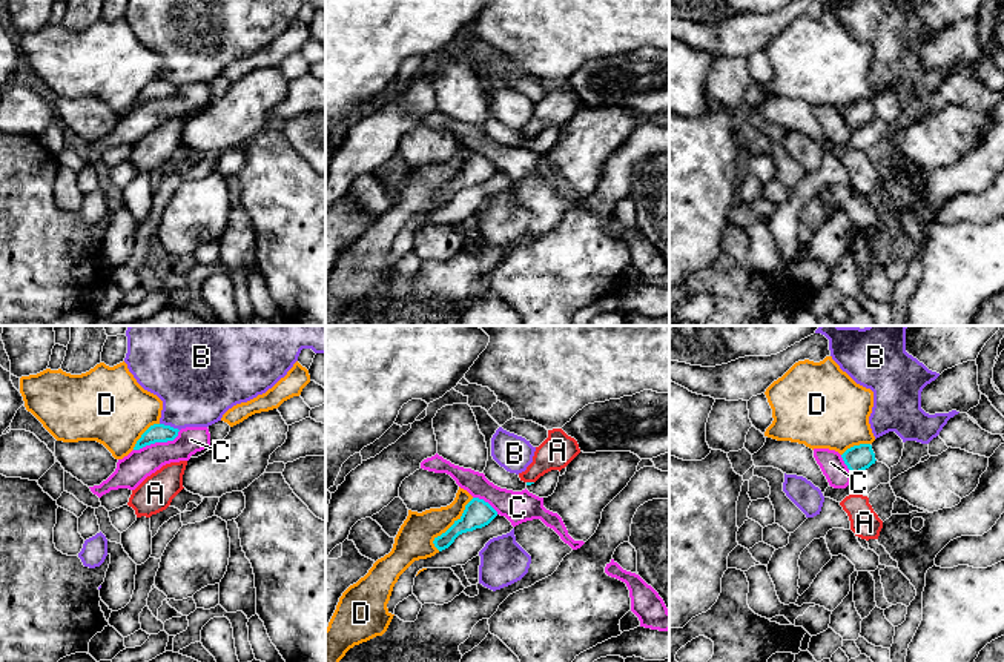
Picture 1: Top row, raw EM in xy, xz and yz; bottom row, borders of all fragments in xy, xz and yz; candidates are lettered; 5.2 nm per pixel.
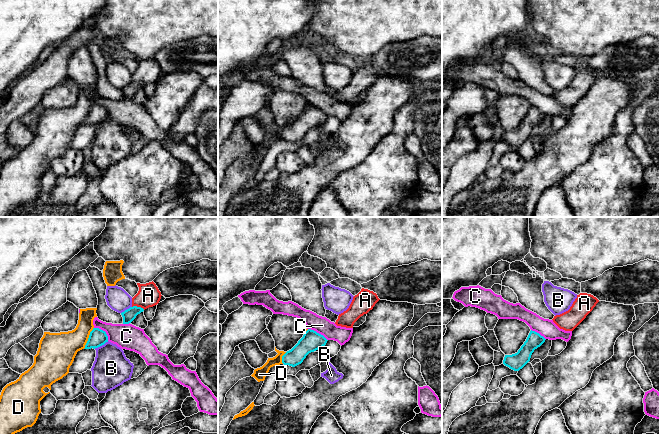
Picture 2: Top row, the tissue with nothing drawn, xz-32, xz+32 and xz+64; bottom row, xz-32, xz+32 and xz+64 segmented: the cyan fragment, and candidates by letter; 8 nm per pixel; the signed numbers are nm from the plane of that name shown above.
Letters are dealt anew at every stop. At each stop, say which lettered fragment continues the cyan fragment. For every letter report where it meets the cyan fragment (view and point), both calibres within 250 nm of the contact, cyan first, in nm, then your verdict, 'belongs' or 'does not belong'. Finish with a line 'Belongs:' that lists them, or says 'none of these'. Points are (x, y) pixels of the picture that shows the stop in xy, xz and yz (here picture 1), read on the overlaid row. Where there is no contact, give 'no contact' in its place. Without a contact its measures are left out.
A: meets cyan in xz at (530, 483); 20 nm thick on the cyan side, 180 nm on the other; does not belong
B: meets cyan in xy at (169, 426); 100 nm thick on the cyan side, 400 nm on the other; does not belong
C: meets cyan in xy at (157, 441); 100 nm thick on the cyan side, 160 nm on the other; does not belong
D: meets cyan in xz at (452, 526); 150 nm thick on the cyan side, 190 nm on the other; does not belong
Belongs: none of these

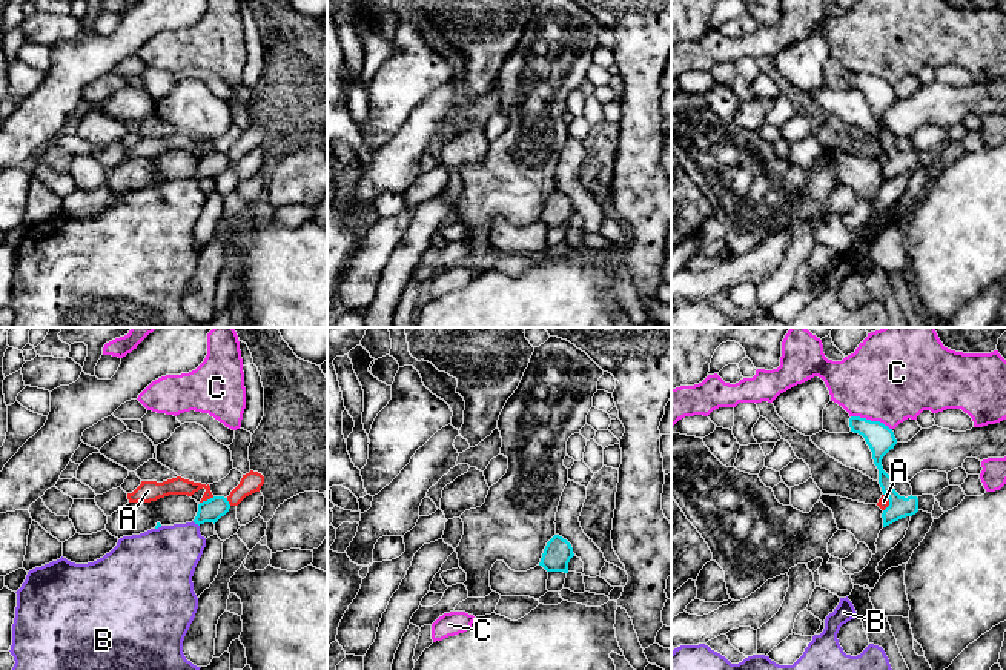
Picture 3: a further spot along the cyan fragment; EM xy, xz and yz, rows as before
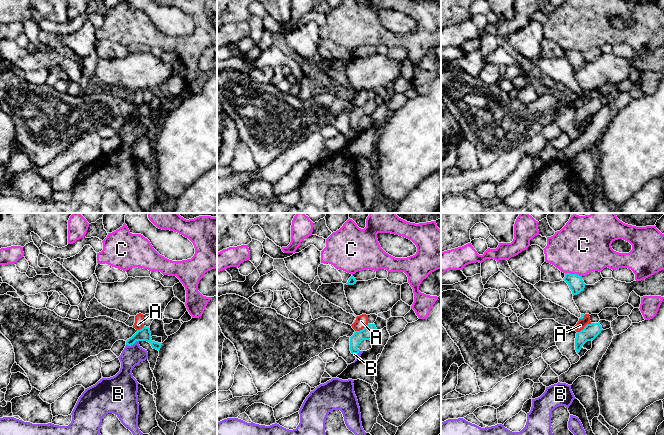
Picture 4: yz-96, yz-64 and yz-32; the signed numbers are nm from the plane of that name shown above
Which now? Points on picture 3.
A: meets cyan in xy at (208, 500); 120 nm thick on the cyan side, 100 nm on the other; does not belong
B: meets cyan in xy at (195, 523); 120 nm thick on the cyan side, 320 nm on the other; does not belong
C: meets cyan in yz at (870, 420); 150 nm thick on the cyan side, 460 nm on the other; does not belong
Belongs: none of these

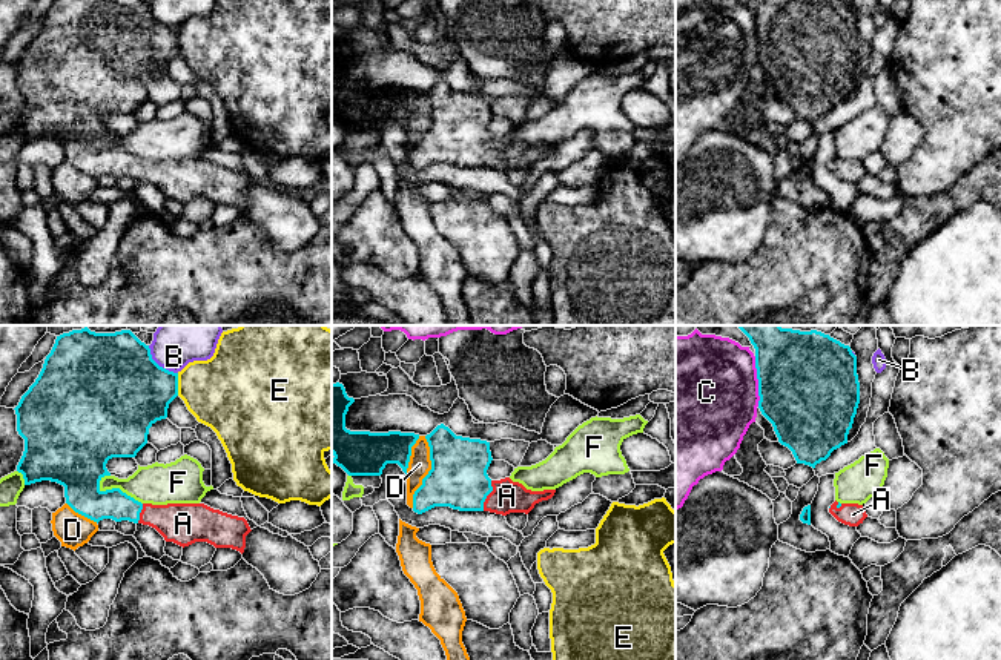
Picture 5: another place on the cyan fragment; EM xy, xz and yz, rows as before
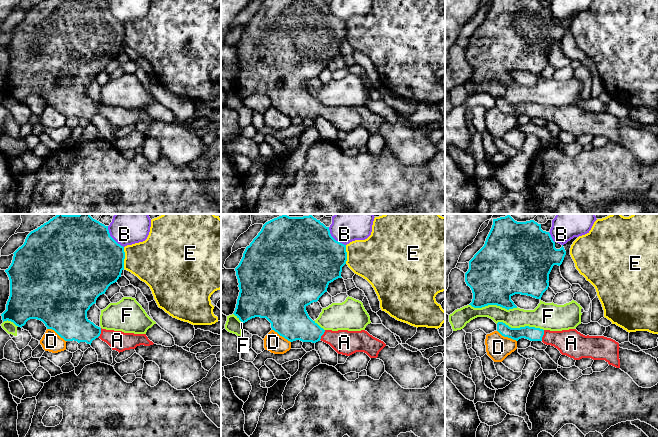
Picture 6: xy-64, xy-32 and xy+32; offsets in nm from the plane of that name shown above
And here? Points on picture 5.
A: meets cyan in xz at (487, 494); 300 nm thick on the cyan side, 170 nm on the other; belongs
B: meets cyan in xy at (157, 364); 500 nm thick on the cyan side, 320 nm on the other; does not belong
C: meets cyan in yz at (759, 381); 500 nm thick on the cyan side, 480 nm on the other; does not belong
D: meets cyan in xz at (429, 471); 300 nm thick on the cyan side, 120 nm on the other; does not belong
E: meets cyan in xy at (177, 384); 400 nm thick on the cyan side, 380 nm on the other; does not belong
F: meets cyan in xy at (115, 488); 300 nm thick on the cyan side, 220 nm on the other; does not belong
Belongs: A

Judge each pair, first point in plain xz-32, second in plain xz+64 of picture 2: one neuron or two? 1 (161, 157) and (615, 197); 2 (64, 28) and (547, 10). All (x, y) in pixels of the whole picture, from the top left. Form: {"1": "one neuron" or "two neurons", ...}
{"1": "one neuron", "2": "two neurons"}

